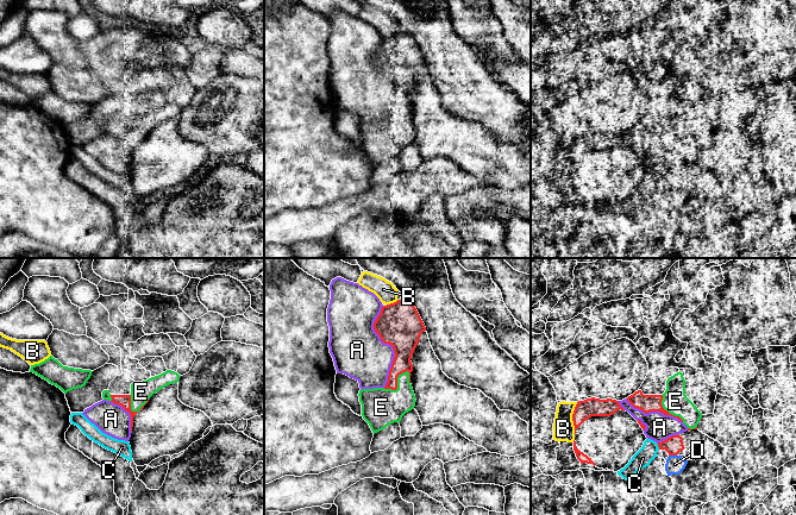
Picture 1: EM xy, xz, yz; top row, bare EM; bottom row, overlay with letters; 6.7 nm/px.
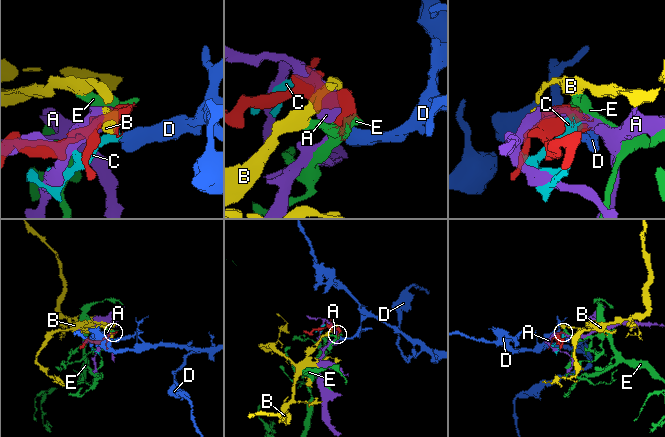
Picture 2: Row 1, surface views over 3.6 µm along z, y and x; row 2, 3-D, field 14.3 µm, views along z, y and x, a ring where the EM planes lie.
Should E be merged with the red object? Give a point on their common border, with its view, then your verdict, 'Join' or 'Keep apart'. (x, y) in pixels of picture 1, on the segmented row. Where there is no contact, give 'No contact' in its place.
Touches red at xz (396, 383). Join

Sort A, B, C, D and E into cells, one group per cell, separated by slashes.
A / B / C / D / E

